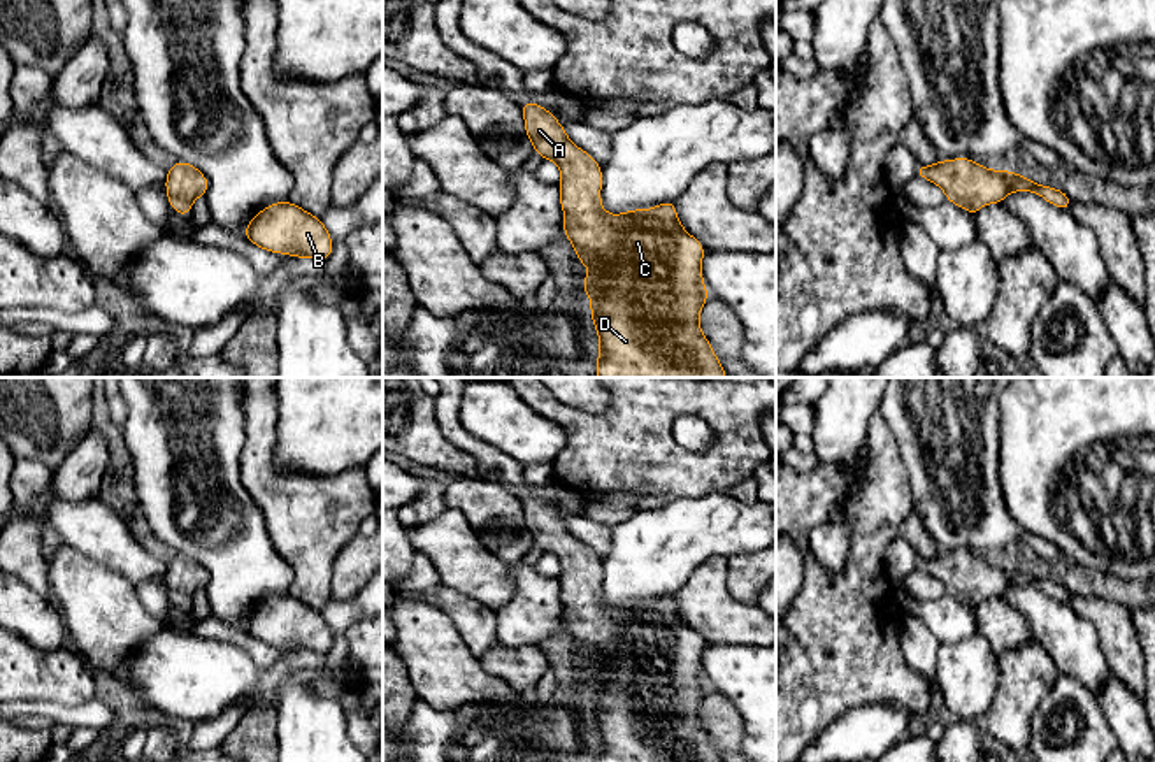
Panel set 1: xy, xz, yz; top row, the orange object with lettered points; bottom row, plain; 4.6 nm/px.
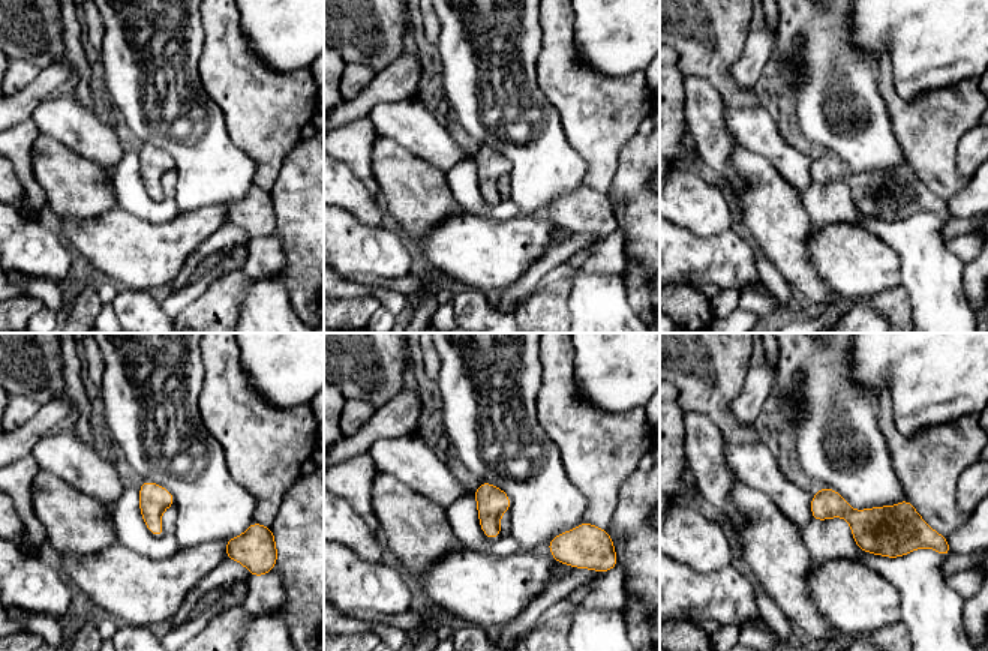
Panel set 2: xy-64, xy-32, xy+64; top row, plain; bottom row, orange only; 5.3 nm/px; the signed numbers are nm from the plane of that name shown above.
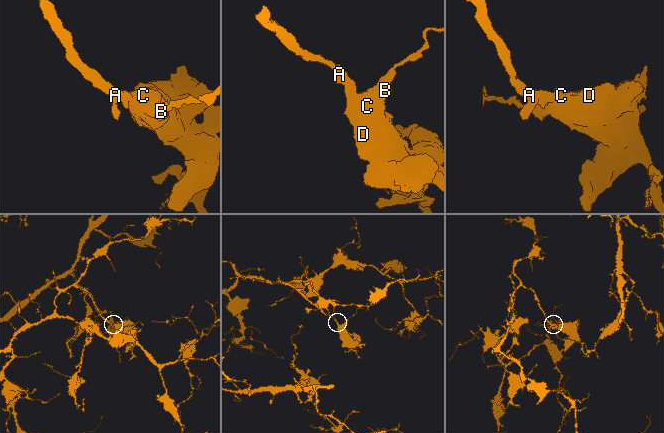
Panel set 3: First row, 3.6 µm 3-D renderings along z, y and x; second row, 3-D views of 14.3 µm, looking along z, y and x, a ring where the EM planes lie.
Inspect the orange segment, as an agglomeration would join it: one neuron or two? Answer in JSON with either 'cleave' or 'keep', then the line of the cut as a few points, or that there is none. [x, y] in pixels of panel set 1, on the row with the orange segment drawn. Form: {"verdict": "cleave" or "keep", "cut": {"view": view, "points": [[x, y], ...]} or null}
{"verdict": "keep", "cut": null}

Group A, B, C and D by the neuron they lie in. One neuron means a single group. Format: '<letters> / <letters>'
A B C D

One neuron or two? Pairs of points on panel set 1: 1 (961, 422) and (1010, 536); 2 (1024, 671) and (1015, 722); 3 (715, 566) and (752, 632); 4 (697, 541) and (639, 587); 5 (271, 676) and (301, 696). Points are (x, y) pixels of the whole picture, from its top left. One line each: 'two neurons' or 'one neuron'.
1: one neuron
2: one neuron
3: one neuron
4: one neuron
5: two neurons

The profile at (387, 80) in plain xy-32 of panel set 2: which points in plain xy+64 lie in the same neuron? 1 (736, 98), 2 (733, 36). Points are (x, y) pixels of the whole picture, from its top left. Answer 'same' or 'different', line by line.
1: different
2: different

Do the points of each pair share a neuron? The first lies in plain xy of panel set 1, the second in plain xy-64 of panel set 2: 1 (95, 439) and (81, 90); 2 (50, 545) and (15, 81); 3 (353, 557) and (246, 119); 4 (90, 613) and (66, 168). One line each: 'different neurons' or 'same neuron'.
1: different neurons
2: same neuron
3: different neurons
4: same neuron

